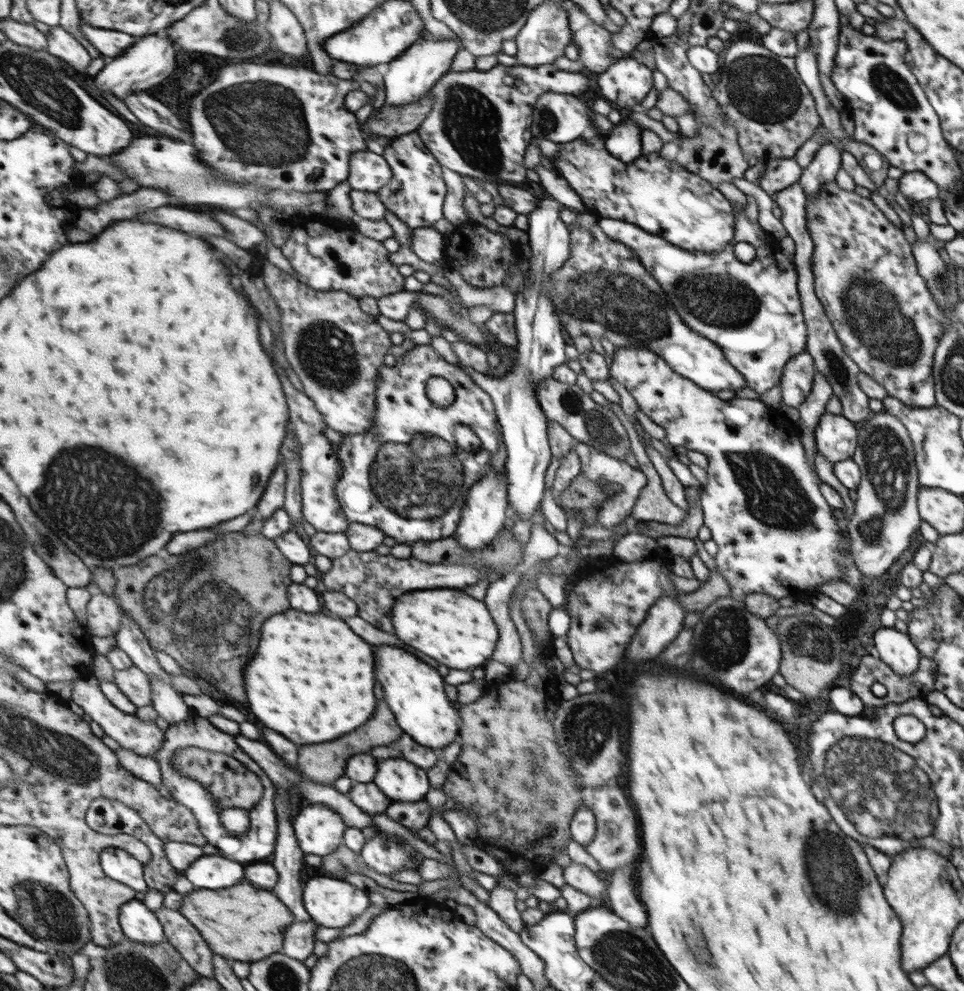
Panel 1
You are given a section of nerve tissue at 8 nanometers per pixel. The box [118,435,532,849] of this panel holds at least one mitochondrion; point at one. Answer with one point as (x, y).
(208, 625)

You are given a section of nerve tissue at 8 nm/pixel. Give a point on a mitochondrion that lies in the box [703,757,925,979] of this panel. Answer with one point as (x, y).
(833, 875)

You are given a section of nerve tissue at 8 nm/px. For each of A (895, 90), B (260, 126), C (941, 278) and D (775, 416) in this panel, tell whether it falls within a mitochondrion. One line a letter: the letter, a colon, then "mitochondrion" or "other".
A: mitochondrion
B: mitochondrion
C: mitochondrion
D: other

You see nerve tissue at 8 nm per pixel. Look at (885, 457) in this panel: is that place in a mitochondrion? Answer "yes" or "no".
yes

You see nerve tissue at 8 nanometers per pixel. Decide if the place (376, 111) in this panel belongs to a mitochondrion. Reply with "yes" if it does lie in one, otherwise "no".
no

